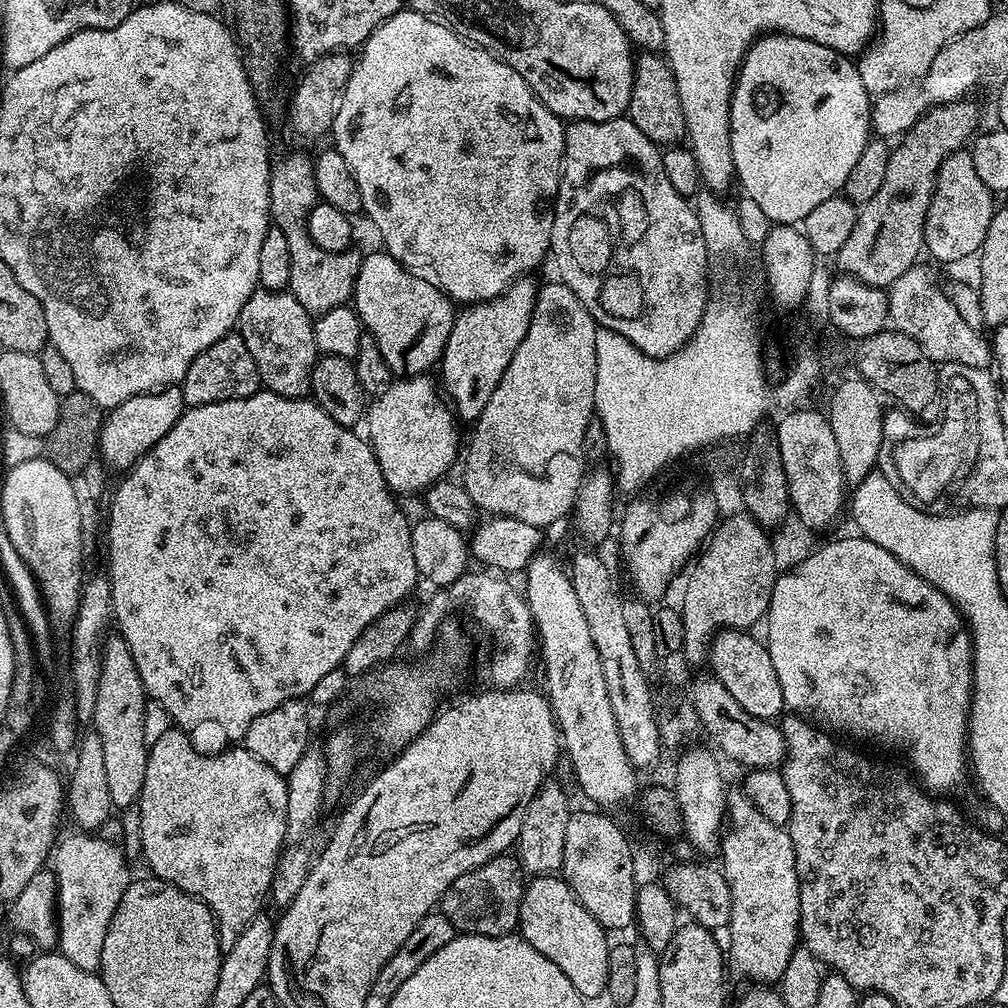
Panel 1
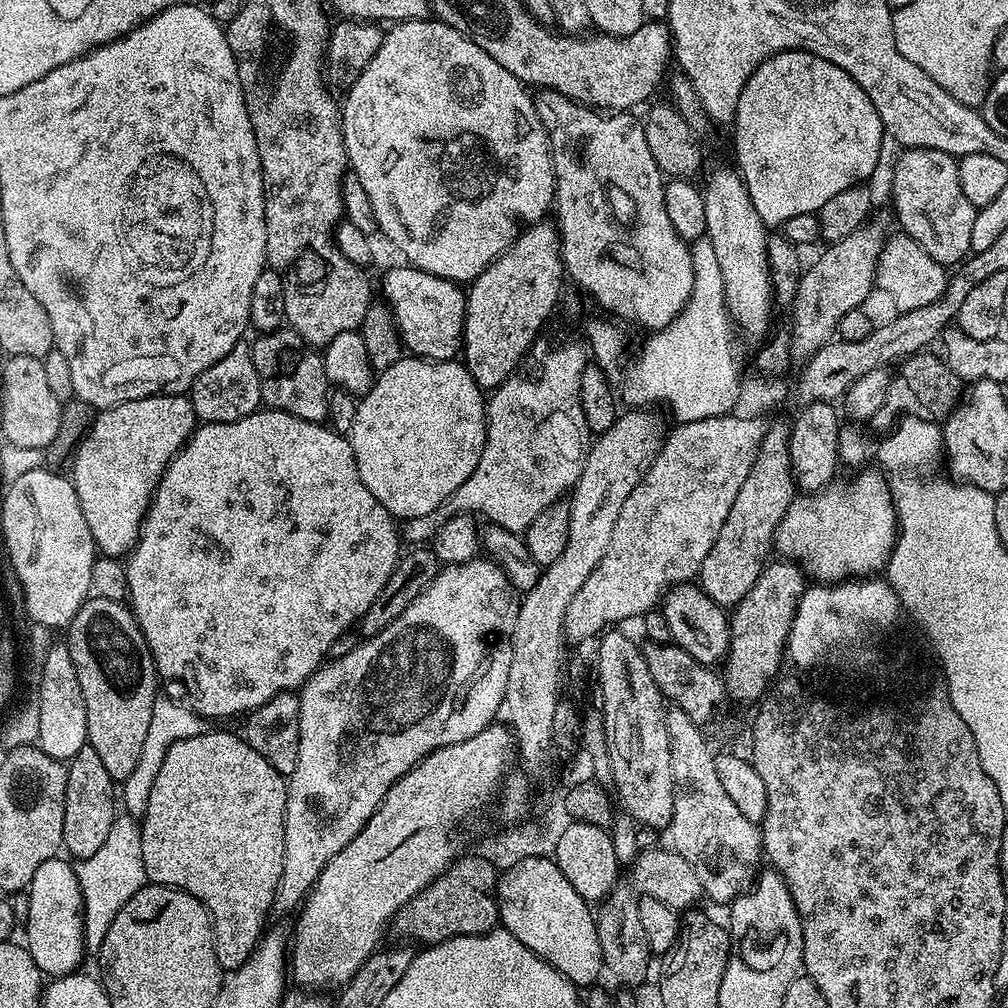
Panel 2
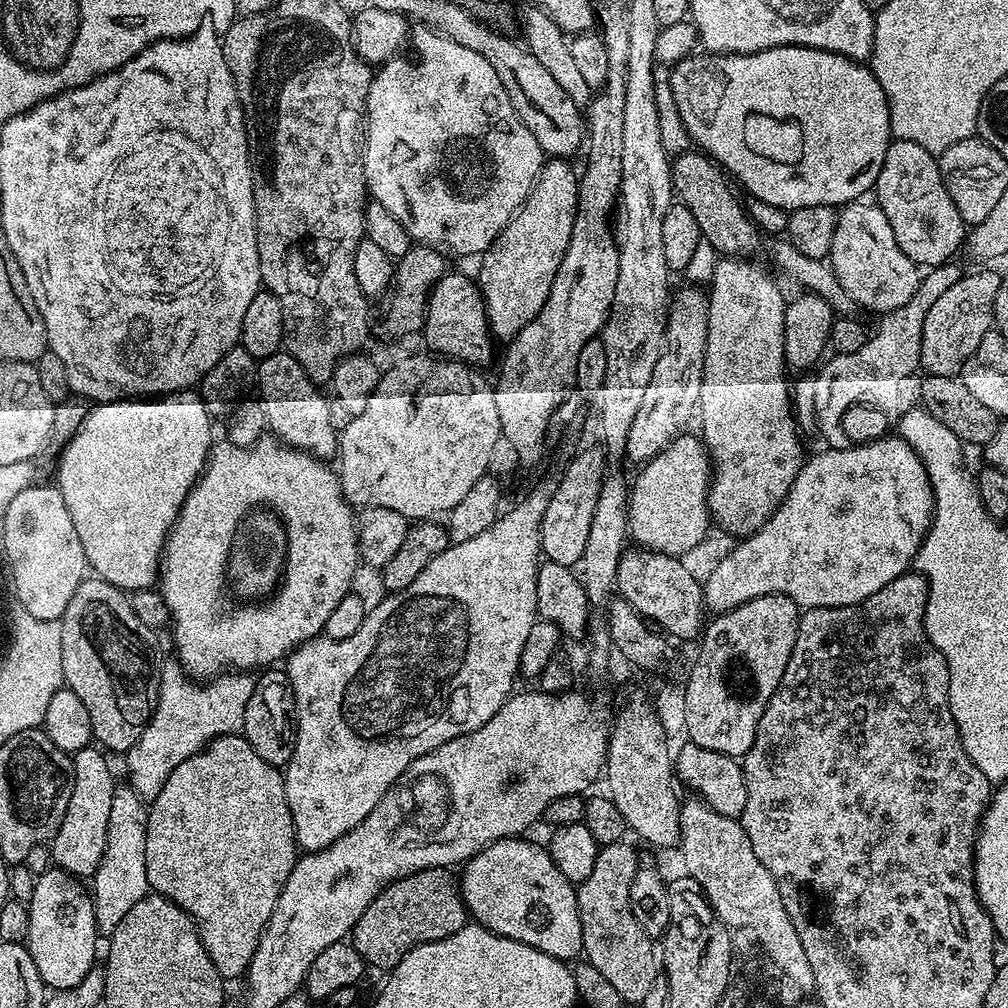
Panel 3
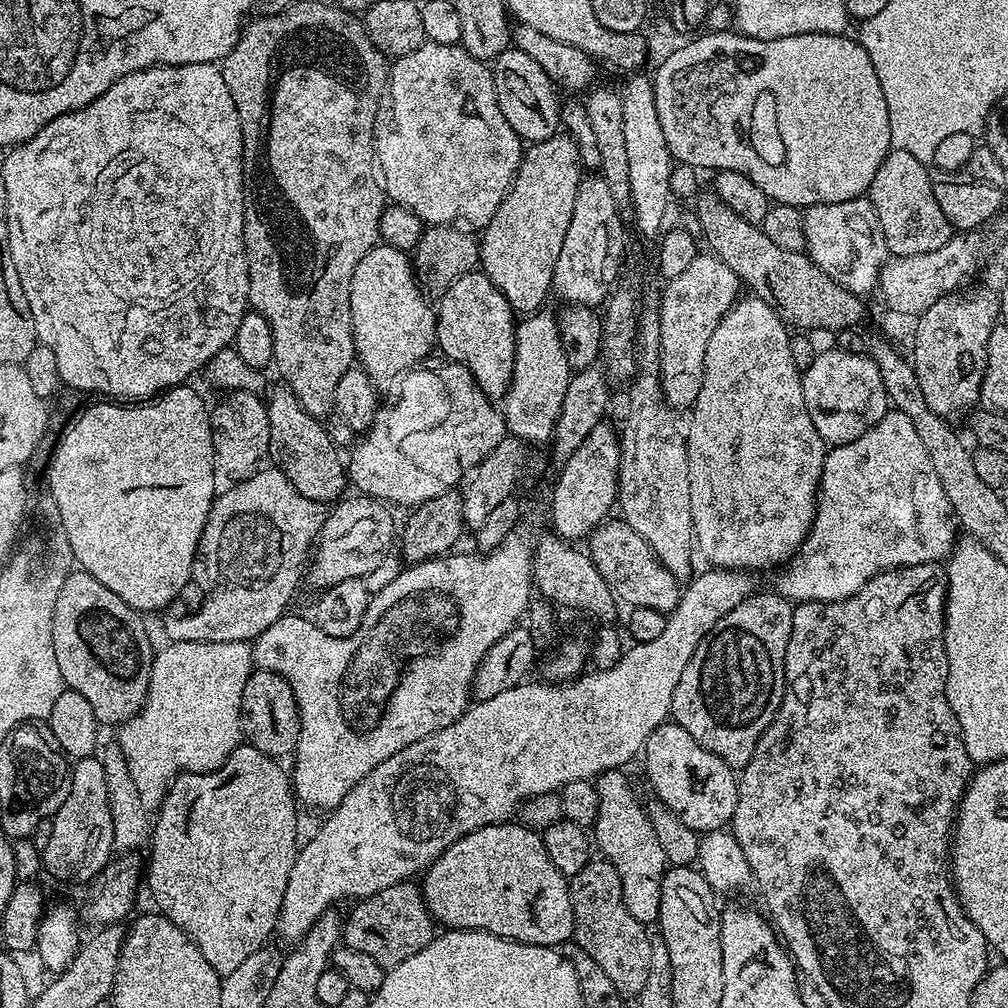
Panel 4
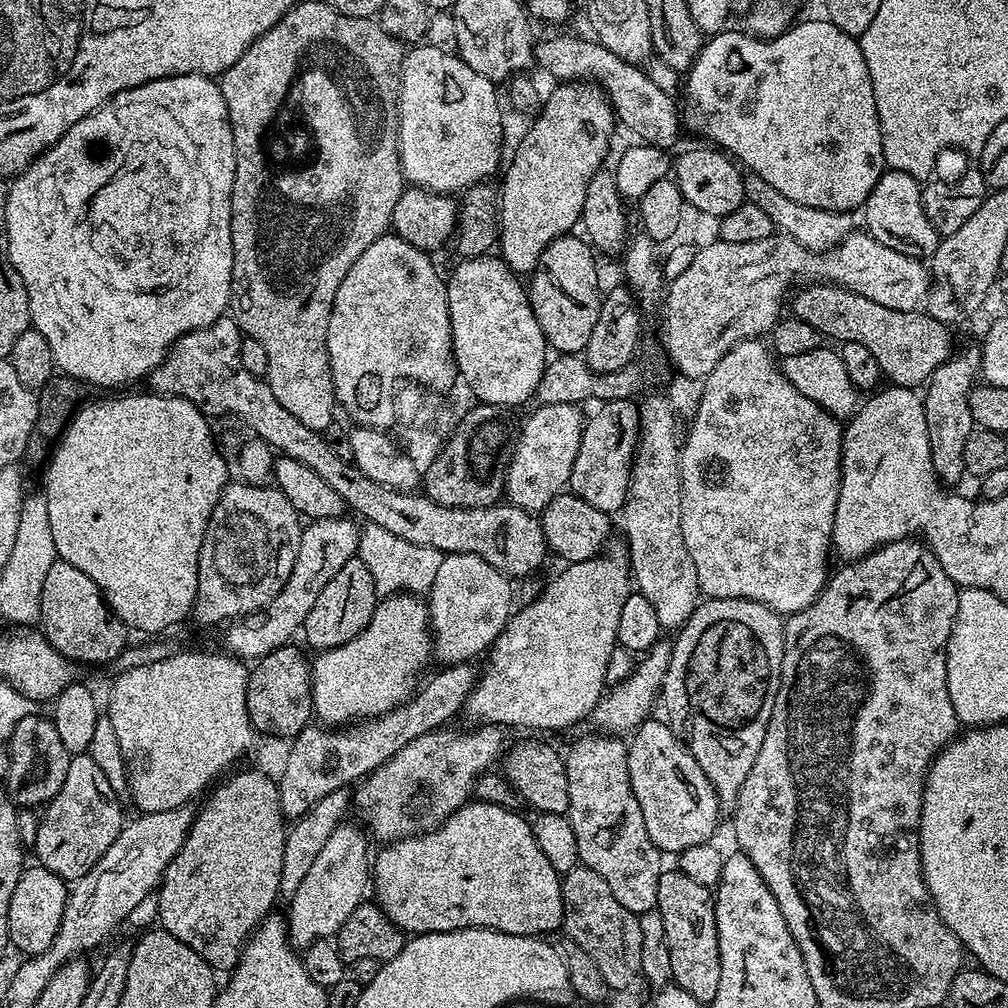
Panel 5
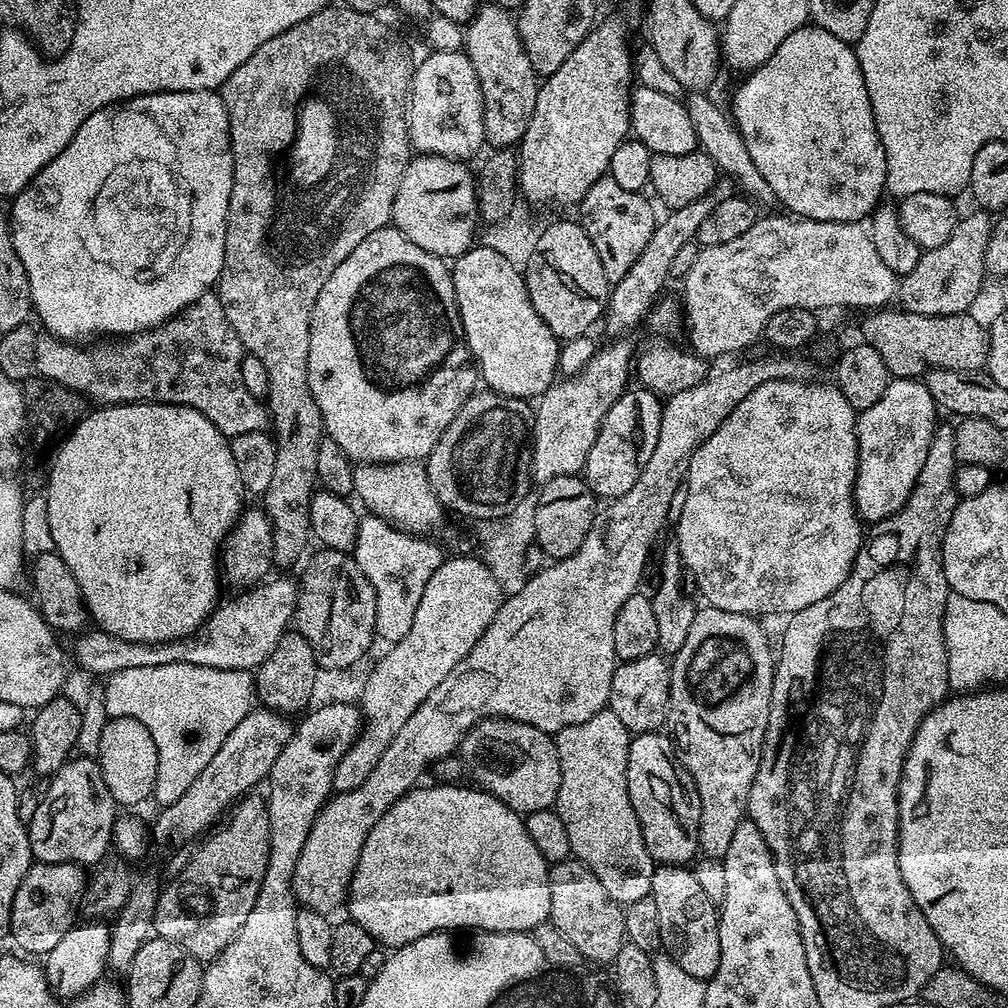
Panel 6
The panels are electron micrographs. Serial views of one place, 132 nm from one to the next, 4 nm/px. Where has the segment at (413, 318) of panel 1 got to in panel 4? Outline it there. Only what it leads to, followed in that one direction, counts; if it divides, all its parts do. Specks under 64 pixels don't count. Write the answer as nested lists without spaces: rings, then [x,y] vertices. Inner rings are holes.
[[[482,270],[467,272],[439,297],[436,314],[436,342],[449,361],[461,364],[474,376],[481,390],[491,398],[502,398],[514,374],[517,317],[510,302]]]

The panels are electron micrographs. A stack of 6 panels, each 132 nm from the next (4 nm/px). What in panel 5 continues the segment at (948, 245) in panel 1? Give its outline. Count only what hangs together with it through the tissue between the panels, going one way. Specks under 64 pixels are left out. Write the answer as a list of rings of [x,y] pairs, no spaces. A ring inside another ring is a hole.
[[[887,169],[880,176],[862,209],[868,234],[884,246],[907,256],[920,258],[935,253],[942,238],[934,230],[934,226],[930,225],[930,220],[922,210],[921,194],[921,185],[912,175]]]

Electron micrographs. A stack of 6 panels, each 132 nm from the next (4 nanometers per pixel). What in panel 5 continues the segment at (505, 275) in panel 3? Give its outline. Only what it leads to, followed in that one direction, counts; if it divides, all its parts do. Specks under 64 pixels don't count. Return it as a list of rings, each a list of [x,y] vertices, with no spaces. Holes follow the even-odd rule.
[[[560,82],[555,85],[556,89],[552,93],[547,93],[539,112],[535,113],[532,125],[524,132],[524,137],[520,140],[520,145],[516,148],[516,153],[512,156],[512,161],[503,169],[504,185],[499,185],[500,193],[500,235],[498,237],[498,252],[505,264],[517,274],[531,274],[540,260],[542,250],[554,242],[554,238],[567,236],[581,223],[583,214],[583,203],[586,200],[587,187],[590,186],[591,179],[594,178],[597,171],[602,168],[604,159],[608,156],[608,147],[612,144],[612,131],[618,128],[618,121],[615,112],[612,111],[612,104],[605,96],[603,88],[595,82]]]

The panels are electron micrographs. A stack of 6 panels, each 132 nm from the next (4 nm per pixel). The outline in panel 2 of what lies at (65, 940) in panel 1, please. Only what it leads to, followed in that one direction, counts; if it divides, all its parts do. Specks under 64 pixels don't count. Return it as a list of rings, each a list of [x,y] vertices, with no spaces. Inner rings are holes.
[[[127,814],[117,815],[116,821],[110,826],[110,834],[106,834],[106,842],[90,858],[79,861],[75,865],[76,877],[82,890],[82,902],[84,903],[84,947],[89,953],[99,953],[102,942],[110,931],[110,922],[114,922],[118,910],[138,894],[138,890],[144,887],[146,877],[144,874],[144,863],[142,862],[142,834],[140,824]]]

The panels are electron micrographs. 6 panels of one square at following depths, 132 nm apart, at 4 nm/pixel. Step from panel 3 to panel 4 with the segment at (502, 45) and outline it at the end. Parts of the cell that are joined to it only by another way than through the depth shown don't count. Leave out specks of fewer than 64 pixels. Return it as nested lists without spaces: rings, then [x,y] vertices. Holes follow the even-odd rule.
[[[509,46],[494,60],[494,75],[496,91],[500,93],[498,106],[502,106],[506,122],[510,122],[521,141],[545,140],[561,131],[562,100],[556,97],[557,85],[553,84],[546,70],[542,70],[542,66],[534,62],[534,58],[522,54],[522,50],[514,46]]]

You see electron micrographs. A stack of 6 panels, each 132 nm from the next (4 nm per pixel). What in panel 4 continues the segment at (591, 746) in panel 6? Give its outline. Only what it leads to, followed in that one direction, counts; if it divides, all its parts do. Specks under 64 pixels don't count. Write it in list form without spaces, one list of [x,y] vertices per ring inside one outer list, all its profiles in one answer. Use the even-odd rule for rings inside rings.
[[[613,770],[595,777],[600,814],[594,825],[594,844],[599,855],[609,860],[614,870],[618,870],[618,878],[622,878],[626,910],[634,914],[638,923],[652,926],[660,919],[662,878],[666,871],[666,861],[662,854],[662,842],[658,842],[658,834],[654,834],[654,826],[650,822],[645,805],[640,805],[631,782],[624,774],[623,771]]]

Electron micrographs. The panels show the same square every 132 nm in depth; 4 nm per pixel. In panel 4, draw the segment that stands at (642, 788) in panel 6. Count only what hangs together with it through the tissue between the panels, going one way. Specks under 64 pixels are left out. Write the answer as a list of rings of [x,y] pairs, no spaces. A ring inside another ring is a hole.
[[[665,722],[646,738],[642,761],[644,776],[652,787],[652,792],[659,803],[665,804],[672,813],[697,834],[719,832],[727,829],[732,822],[732,815],[738,806],[737,773],[718,754],[710,754],[681,724]]]

